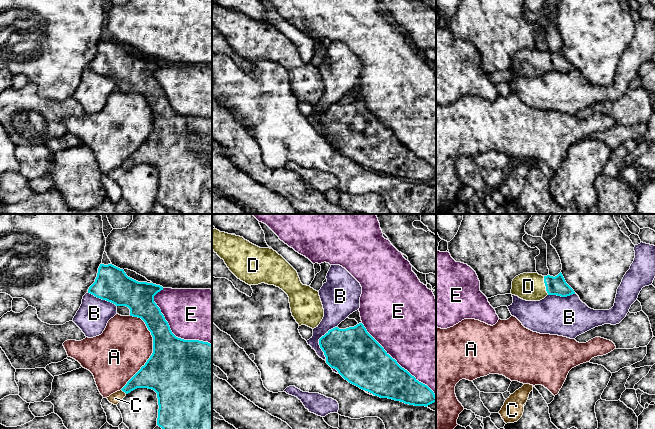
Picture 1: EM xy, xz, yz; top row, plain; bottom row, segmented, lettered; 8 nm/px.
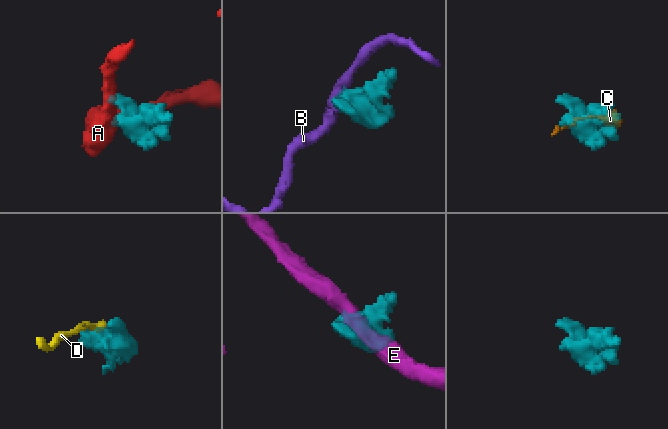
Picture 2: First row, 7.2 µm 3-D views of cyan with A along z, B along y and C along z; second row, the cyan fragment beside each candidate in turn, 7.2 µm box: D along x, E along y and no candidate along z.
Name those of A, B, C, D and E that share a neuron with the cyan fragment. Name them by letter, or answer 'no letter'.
D

